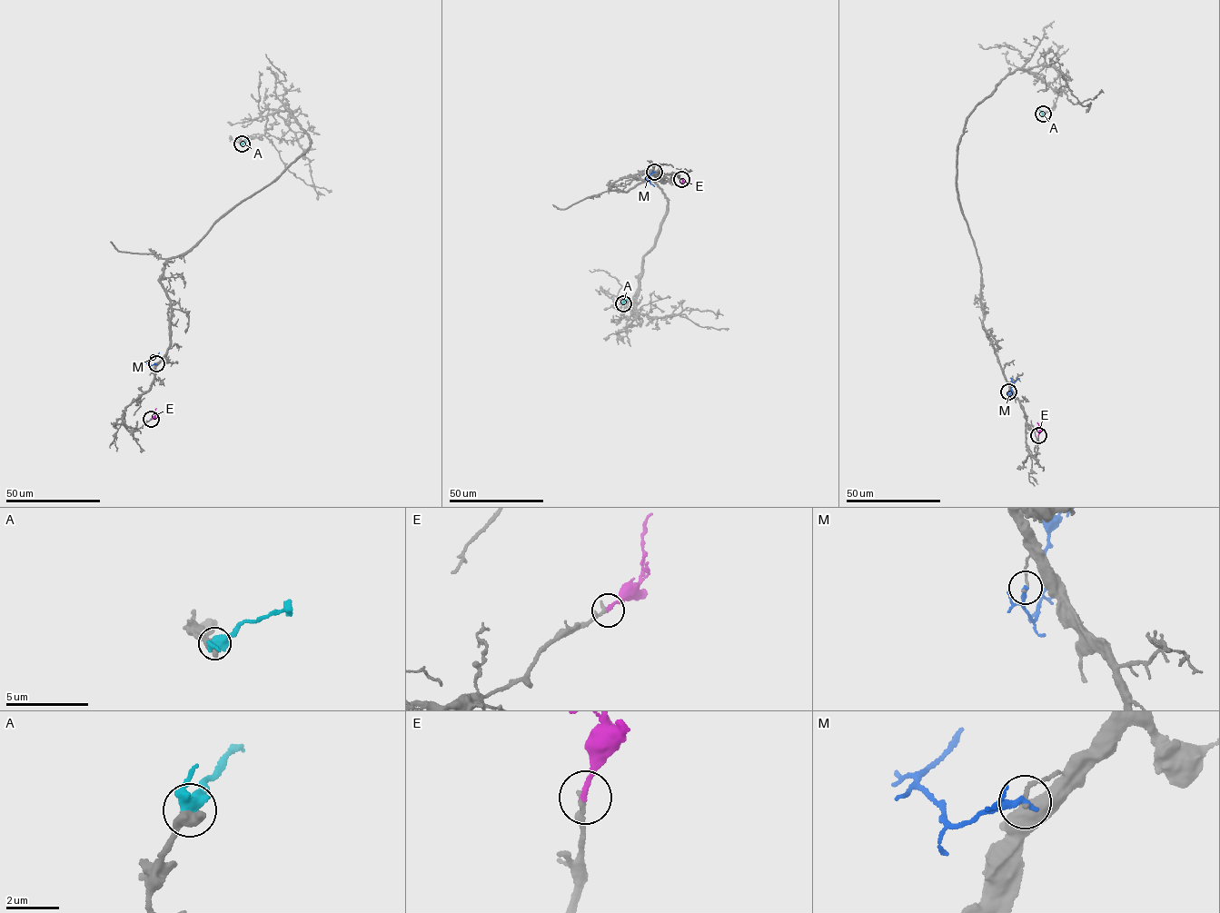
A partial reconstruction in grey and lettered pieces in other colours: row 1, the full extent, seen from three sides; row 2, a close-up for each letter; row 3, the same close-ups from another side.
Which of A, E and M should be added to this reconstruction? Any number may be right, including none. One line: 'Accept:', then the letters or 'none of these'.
Accept: E

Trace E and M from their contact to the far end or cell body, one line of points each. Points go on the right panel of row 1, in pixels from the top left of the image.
E: (1038, 435), (1037, 422)
M: (1008, 391), (1009, 395), (1012, 384), (1018, 378)

